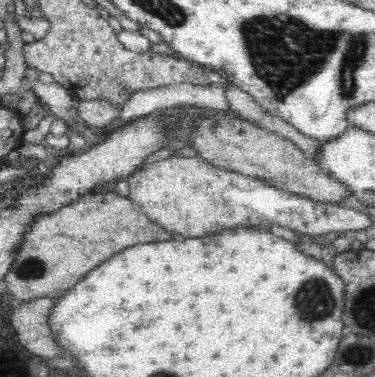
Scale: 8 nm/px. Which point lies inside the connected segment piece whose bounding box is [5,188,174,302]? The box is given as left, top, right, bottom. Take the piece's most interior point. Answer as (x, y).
(60, 248)

